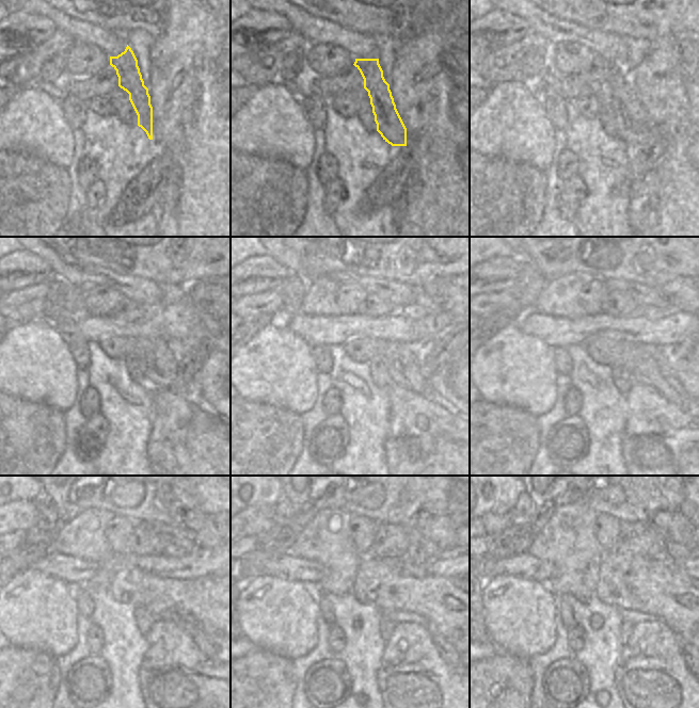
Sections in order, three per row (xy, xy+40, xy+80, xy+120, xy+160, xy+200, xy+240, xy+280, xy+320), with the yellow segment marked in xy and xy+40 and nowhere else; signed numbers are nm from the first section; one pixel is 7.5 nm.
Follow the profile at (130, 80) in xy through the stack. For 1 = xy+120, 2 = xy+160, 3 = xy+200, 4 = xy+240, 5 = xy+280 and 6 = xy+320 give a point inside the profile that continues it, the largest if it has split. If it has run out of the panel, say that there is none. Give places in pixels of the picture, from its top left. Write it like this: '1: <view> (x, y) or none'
1: xy+120 (160, 366)
2: xy+160 (401, 359)
3: xy+200 (647, 372)
4: xy+240 (187, 623)
5: xy+280 (447, 652)
6: xy+320 (686, 648)

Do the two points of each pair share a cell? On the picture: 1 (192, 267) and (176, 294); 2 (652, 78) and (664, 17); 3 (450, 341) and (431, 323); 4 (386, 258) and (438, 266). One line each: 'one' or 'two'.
1: two
2: two
3: two
4: one

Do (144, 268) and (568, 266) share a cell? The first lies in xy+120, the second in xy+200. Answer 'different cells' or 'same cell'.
same cell

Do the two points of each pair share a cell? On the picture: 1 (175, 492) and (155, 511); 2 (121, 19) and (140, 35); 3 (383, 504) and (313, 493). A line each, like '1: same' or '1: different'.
1: same
2: different
3: same

